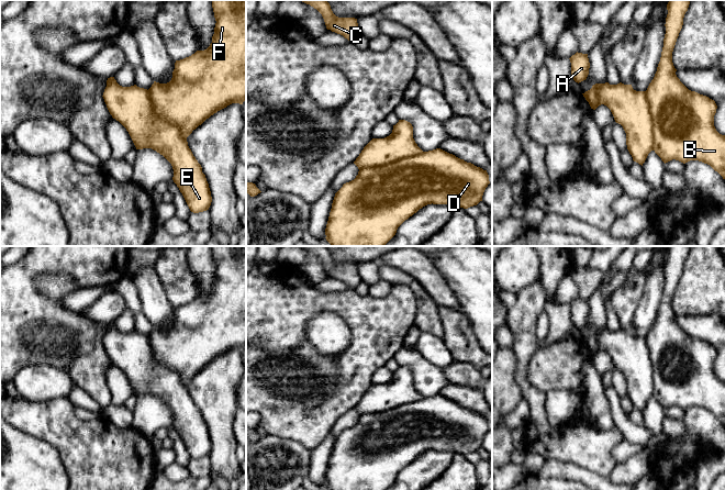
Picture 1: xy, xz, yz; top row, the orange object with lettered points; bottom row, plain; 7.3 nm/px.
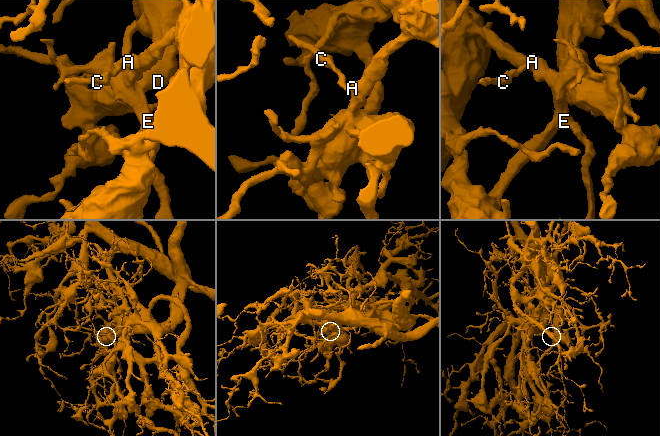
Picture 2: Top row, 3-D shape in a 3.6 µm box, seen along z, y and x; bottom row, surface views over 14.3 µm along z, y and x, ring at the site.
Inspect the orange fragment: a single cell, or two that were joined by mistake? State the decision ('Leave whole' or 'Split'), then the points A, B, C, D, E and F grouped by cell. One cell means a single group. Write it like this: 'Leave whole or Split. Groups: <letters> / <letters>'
Split. Groups: A C E / B D F

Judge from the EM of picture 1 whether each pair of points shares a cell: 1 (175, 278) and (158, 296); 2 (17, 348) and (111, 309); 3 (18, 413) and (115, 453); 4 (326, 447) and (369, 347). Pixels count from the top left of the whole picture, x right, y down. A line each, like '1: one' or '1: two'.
1: two
2: two
3: one
4: two

